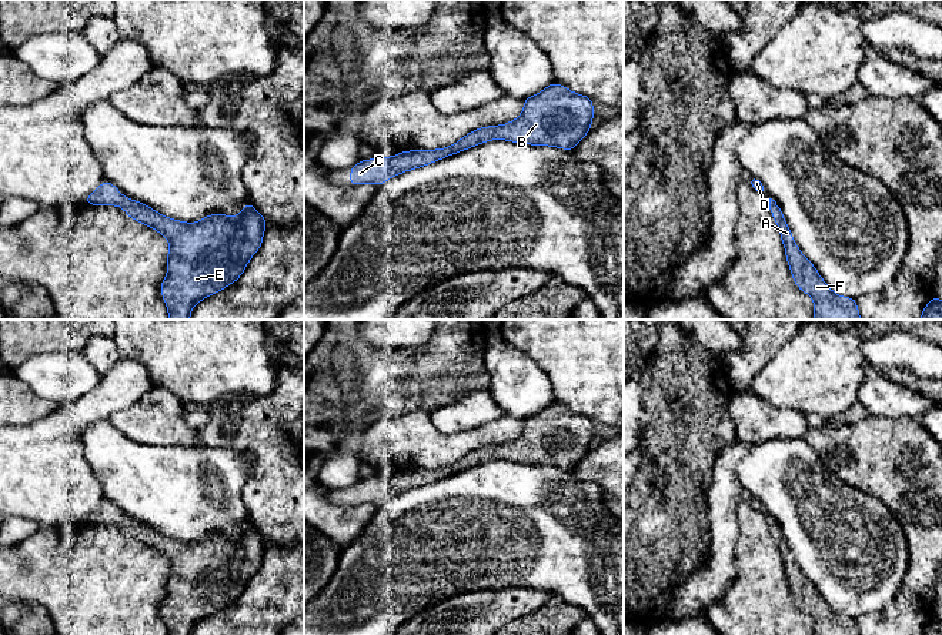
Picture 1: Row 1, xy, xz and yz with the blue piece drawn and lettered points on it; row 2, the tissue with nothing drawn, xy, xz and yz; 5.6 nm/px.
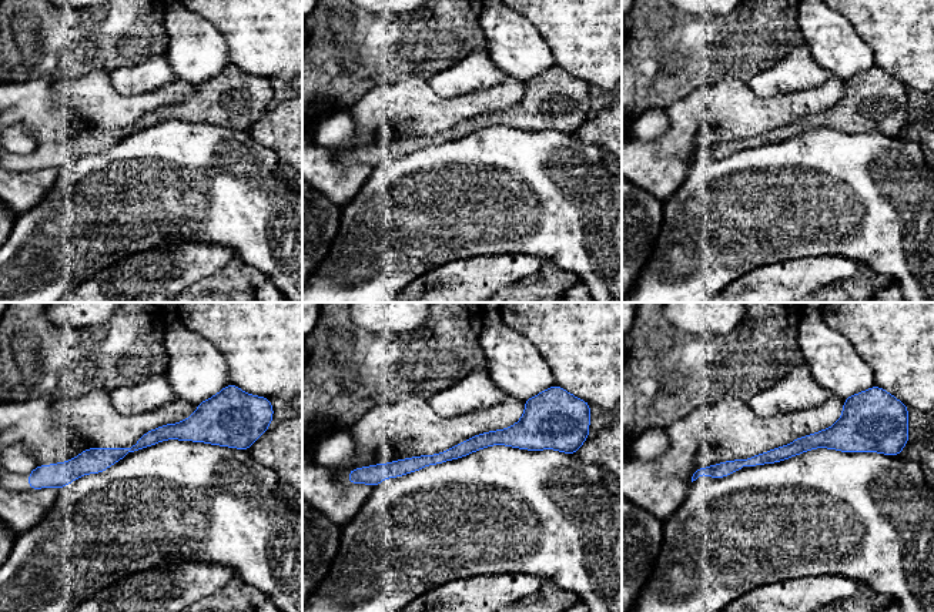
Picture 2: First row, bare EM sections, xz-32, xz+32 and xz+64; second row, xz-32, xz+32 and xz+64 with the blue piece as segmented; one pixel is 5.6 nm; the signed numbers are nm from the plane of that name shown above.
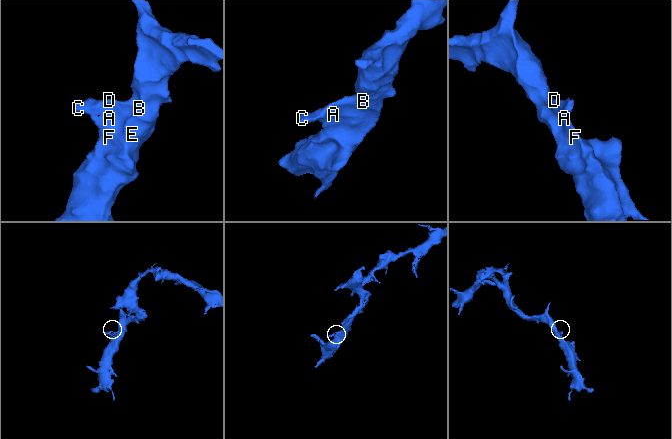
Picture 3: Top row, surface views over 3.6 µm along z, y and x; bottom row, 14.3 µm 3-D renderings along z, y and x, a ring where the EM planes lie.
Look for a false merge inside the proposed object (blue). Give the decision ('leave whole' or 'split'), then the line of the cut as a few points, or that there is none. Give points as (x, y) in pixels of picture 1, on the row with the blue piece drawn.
leave whole | no cut

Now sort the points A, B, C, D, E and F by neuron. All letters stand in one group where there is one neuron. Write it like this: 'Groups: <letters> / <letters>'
Groups: A B C D E F

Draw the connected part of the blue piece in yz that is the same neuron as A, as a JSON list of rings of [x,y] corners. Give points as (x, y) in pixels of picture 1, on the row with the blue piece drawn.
[[[769,198],[769,210],[779,228],[781,241],[785,245],[791,275],[796,287],[814,300],[814,320],[861,320],[856,300],[854,297],[844,298],[834,293],[815,265],[801,253],[781,207],[772,198]]]

